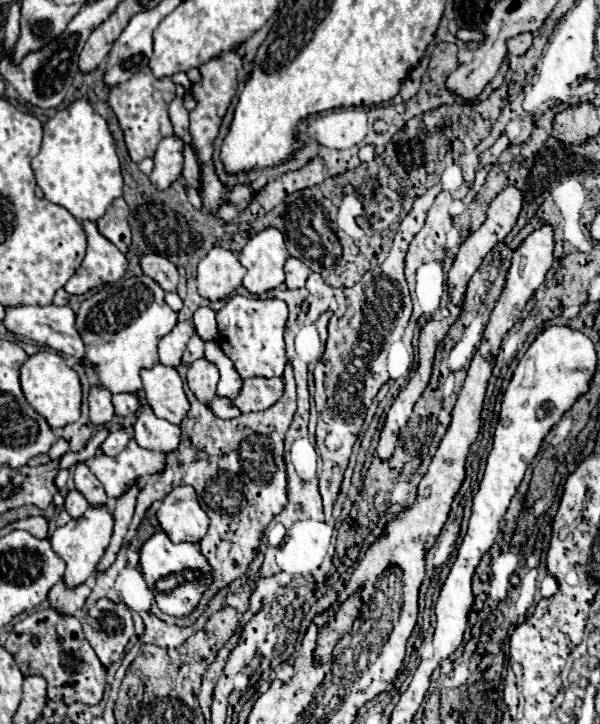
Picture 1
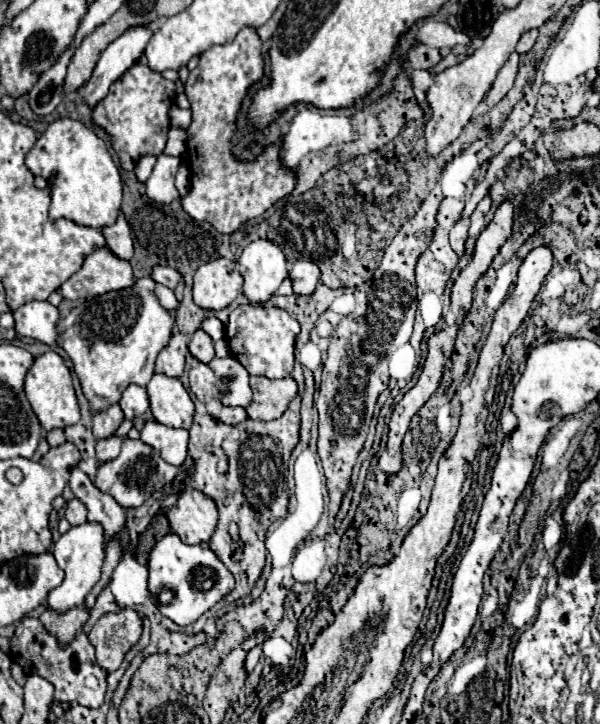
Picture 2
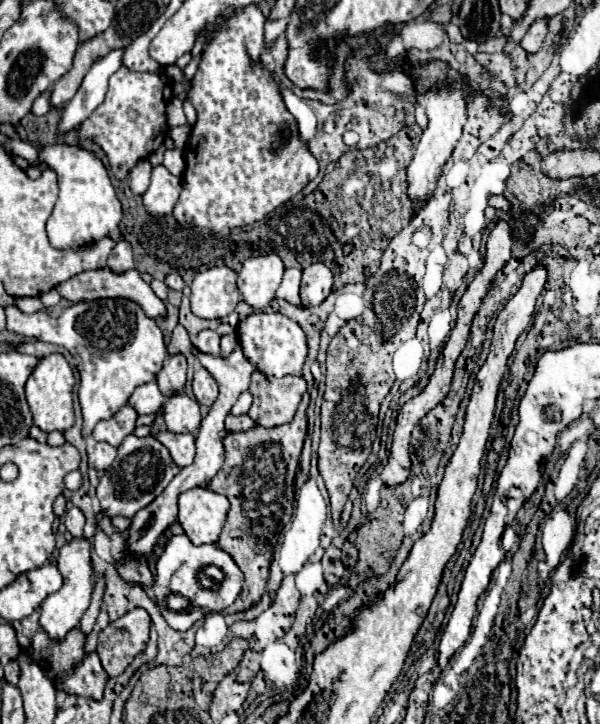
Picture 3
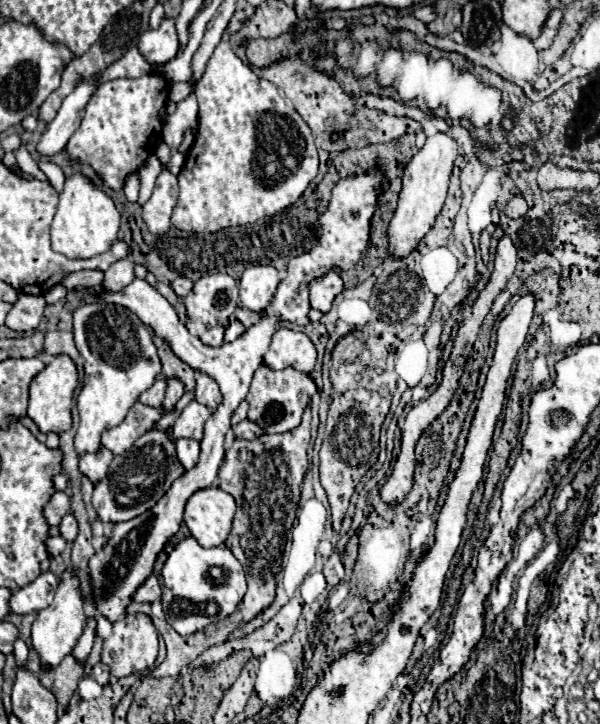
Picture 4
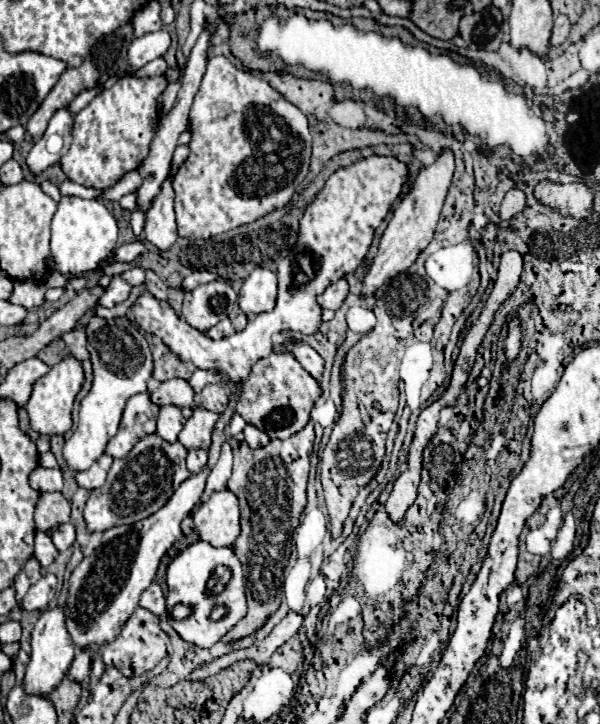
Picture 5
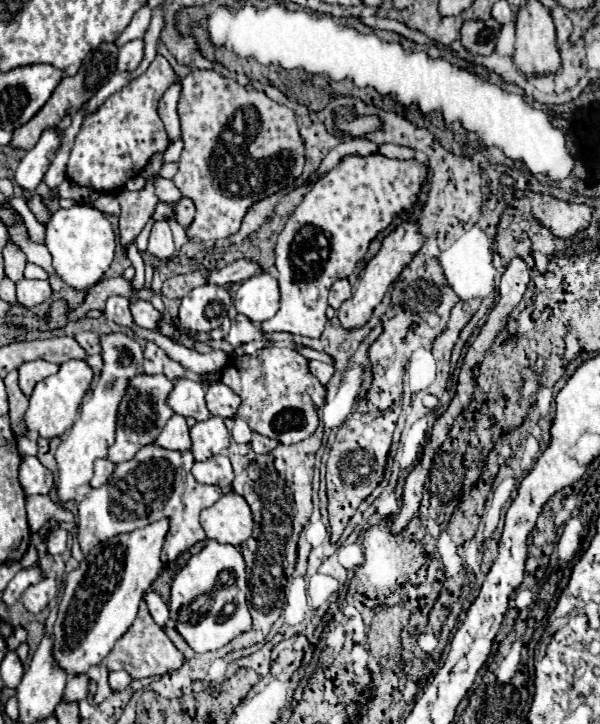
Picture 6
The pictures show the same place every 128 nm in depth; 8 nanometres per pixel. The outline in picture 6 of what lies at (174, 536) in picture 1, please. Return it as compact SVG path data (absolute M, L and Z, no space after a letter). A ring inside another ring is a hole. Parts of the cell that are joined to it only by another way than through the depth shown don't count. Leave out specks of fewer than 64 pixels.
M228 492L216 504L200 512L200 524L208 540L240 546L250 536L254 522L246 500L236 492Z

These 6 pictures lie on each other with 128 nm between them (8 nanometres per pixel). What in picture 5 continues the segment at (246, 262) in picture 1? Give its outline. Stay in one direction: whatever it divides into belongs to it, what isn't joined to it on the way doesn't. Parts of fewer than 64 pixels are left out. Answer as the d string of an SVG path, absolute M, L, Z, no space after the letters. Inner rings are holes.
M254 268L242 282L238 304L242 312L268 312L276 304L276 274L266 268Z

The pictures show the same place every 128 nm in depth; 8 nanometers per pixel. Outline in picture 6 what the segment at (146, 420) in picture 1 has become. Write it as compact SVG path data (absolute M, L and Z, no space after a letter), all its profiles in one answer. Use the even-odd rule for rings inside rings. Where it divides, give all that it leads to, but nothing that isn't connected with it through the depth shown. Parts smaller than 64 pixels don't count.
M216 454L204 462L194 462L192 474L202 484L222 484L224 494L230 492L232 466L230 466L230 458L226 454Z

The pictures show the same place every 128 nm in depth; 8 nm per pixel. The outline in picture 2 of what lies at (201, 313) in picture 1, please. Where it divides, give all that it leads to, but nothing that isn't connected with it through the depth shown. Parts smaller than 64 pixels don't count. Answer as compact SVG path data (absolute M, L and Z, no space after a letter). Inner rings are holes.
M208 316L208 318L204 318L200 328L202 328L214 342L220 340L220 338L224 338L224 324L222 324L216 316Z

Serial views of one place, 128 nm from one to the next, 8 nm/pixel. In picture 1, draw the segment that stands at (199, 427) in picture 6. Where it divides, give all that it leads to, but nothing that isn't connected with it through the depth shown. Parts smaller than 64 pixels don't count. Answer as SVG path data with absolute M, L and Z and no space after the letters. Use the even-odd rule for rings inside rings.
M158 362L152 368L142 368L140 376L146 390L146 400L152 406L154 414L172 424L180 424L190 404L182 390L178 372Z

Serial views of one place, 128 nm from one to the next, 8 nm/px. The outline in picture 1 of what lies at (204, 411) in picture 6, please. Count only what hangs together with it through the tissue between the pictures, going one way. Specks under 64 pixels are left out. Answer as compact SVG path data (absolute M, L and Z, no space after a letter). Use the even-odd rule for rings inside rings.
M112 394L112 404L118 416L130 416L140 408L140 402L134 394Z

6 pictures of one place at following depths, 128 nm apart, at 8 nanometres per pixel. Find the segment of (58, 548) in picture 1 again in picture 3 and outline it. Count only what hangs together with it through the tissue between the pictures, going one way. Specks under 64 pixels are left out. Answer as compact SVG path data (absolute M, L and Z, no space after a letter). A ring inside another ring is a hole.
M74 538L58 550L58 570L64 576L64 584L58 592L50 594L40 606L40 626L54 640L62 640L68 630L78 626L84 610L90 604L90 596L92 596L92 590L94 590L94 578L92 578L94 568L92 568L90 554L92 554L92 544L86 538Z

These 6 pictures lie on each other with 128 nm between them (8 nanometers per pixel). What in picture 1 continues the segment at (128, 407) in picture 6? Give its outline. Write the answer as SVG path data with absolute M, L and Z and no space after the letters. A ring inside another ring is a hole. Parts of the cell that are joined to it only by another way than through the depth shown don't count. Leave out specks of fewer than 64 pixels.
M96 384L90 388L88 402L90 402L90 422L94 426L98 424L108 424L114 418L114 408L110 402L110 392L108 388L96 388Z

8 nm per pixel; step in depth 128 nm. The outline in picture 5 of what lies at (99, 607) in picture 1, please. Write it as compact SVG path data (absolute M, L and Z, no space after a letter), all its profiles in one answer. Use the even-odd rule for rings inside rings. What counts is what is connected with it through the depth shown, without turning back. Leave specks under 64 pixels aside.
M136 608L136 612L126 620L120 636L104 648L104 654L102 654L104 664L120 670L126 678L142 676L144 672L152 670L166 656L168 652L166 638L168 638L166 632L162 632L162 628L158 626L158 618L152 616L152 612L144 608Z

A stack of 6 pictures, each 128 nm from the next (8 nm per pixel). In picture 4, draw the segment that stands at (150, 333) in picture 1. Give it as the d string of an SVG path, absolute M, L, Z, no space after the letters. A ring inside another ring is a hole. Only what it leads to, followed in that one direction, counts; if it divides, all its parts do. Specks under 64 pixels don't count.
M20 294L18 302L6 316L6 326L16 332L34 332L42 322L42 312L44 312L42 296ZM92 302L74 310L74 342L84 362L84 386L78 394L80 426L74 438L76 452L96 452L100 448L100 434L106 428L118 426L128 408L138 400L140 392L150 388L158 378L162 364L152 334L140 318L124 306ZM138 340L138 348L136 348Z

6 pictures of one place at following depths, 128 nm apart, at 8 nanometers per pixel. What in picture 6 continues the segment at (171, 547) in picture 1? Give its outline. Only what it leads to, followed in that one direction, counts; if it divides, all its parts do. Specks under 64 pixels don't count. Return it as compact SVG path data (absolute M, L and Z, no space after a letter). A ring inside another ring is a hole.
M208 540L198 554L190 556L186 566L172 580L170 618L194 652L218 650L252 626L246 592L246 564L240 550L230 544ZM228 604L234 604L234 610L230 614L224 612L224 606Z

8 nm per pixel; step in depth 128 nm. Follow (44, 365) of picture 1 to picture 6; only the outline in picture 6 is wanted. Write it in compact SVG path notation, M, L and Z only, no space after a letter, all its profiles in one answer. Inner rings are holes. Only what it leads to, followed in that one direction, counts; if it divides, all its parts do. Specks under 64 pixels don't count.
M84 360L64 362L56 374L48 376L40 384L36 384L36 388L30 396L30 406L24 414L26 428L30 432L36 432L42 438L56 438L56 436L62 436L64 432L68 432L74 424L74 418L78 414L78 406L80 406L84 394L90 388L90 382L92 382L92 370L88 368L88 364Z

